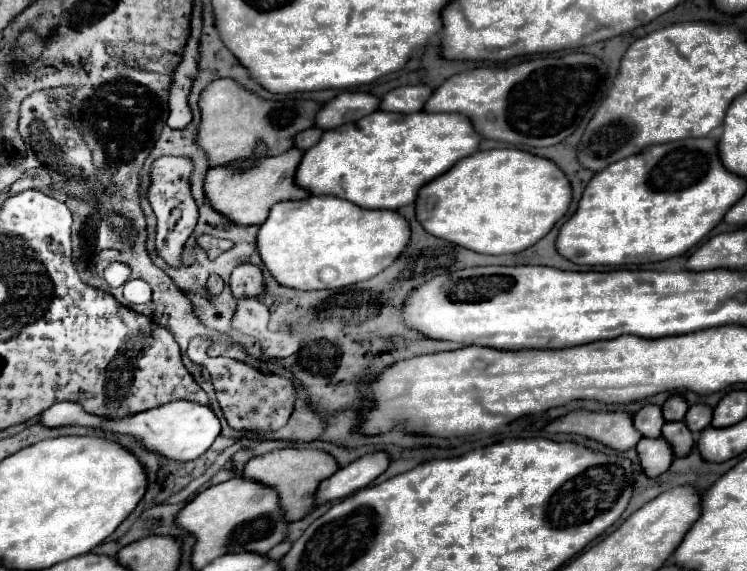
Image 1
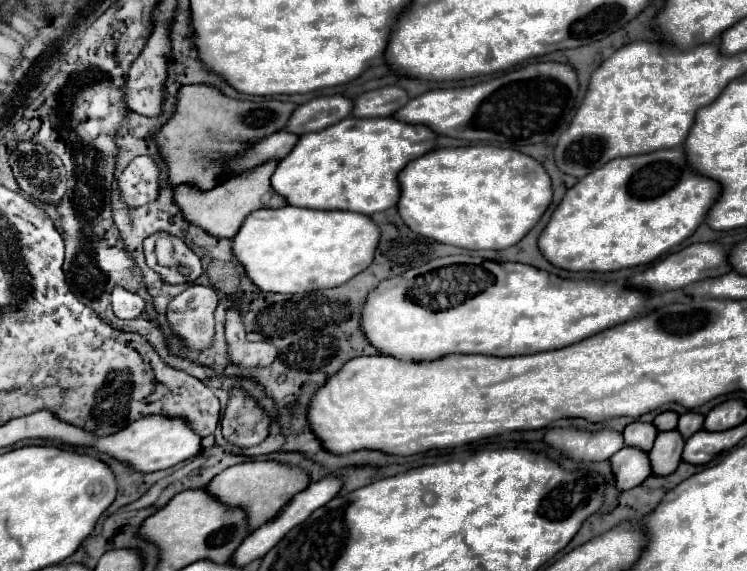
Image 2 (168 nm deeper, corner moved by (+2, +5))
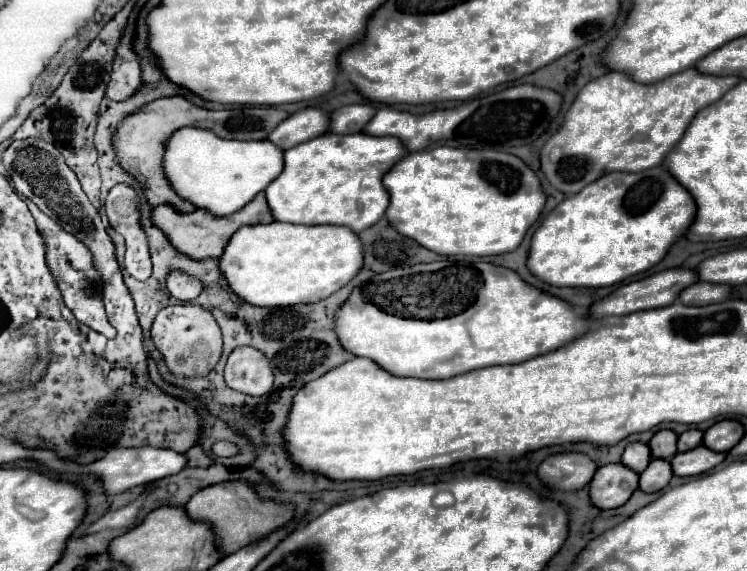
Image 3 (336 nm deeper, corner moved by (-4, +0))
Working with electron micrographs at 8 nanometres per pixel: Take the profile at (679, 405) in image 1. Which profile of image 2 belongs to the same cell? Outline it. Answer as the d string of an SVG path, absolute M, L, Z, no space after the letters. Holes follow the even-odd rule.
M672 410L662 412L662 414L658 414L658 416L654 418L654 426L656 426L658 430L674 430L676 424L678 424L678 414L672 412Z

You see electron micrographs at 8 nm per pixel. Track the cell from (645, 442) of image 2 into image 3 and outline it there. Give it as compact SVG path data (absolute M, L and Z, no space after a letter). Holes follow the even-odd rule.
M630 443L622 455L622 463L636 473L642 473L650 463L650 449L644 443Z

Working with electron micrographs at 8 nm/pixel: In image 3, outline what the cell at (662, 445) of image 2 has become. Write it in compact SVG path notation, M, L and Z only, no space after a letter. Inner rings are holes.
M654 459L650 461L650 465L640 473L640 481L638 481L638 489L644 493L656 493L660 489L664 489L668 485L672 477L672 469L670 463L664 459Z

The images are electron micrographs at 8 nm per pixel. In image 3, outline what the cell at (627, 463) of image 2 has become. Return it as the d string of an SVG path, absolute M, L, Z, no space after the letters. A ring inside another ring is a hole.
M604 465L590 481L590 501L598 509L616 509L624 505L638 489L638 475L626 465Z

